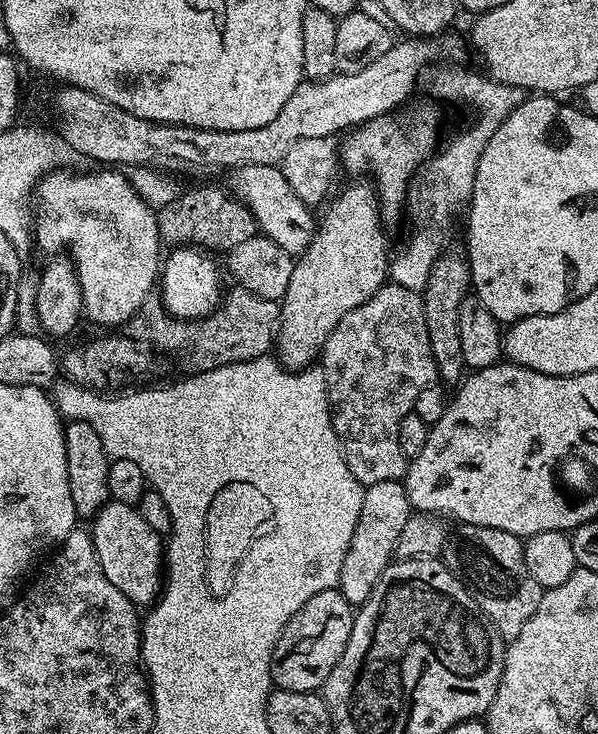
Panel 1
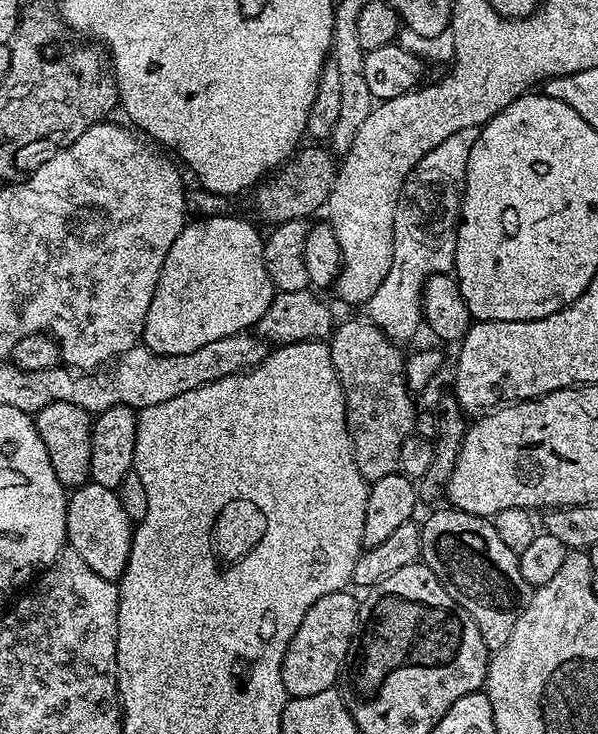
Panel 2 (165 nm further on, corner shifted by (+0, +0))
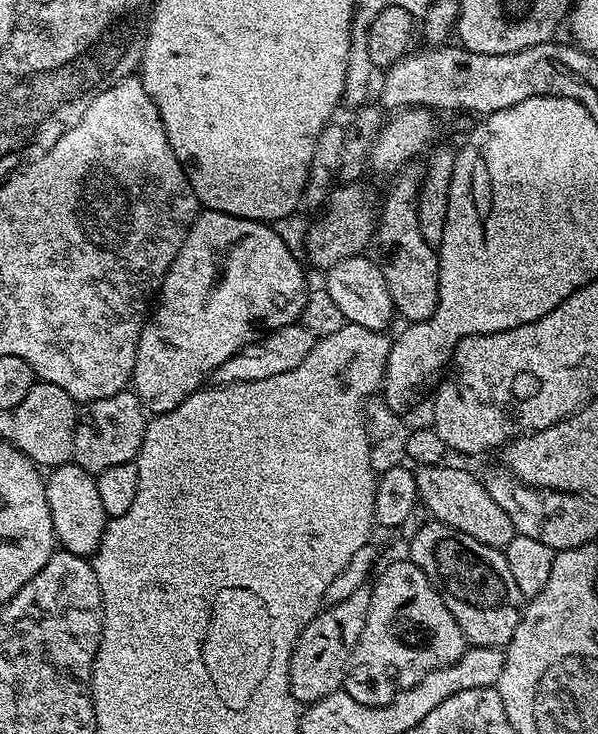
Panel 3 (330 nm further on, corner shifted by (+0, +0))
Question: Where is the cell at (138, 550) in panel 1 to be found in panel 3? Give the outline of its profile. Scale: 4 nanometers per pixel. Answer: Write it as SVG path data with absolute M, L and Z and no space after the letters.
M69 462L59 464L47 473L44 489L46 502L50 506L52 533L56 536L57 545L70 554L91 557L100 544L104 527L110 519L102 510L95 479L86 470L82 470L82 466Z

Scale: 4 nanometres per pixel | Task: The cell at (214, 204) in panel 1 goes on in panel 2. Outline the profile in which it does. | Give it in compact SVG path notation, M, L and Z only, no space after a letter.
M301 147L295 154L289 156L275 172L261 180L251 193L252 204L256 207L257 214L262 219L269 220L269 225L304 220L327 205L330 190L334 186L338 160L327 147L312 147L316 148Z

